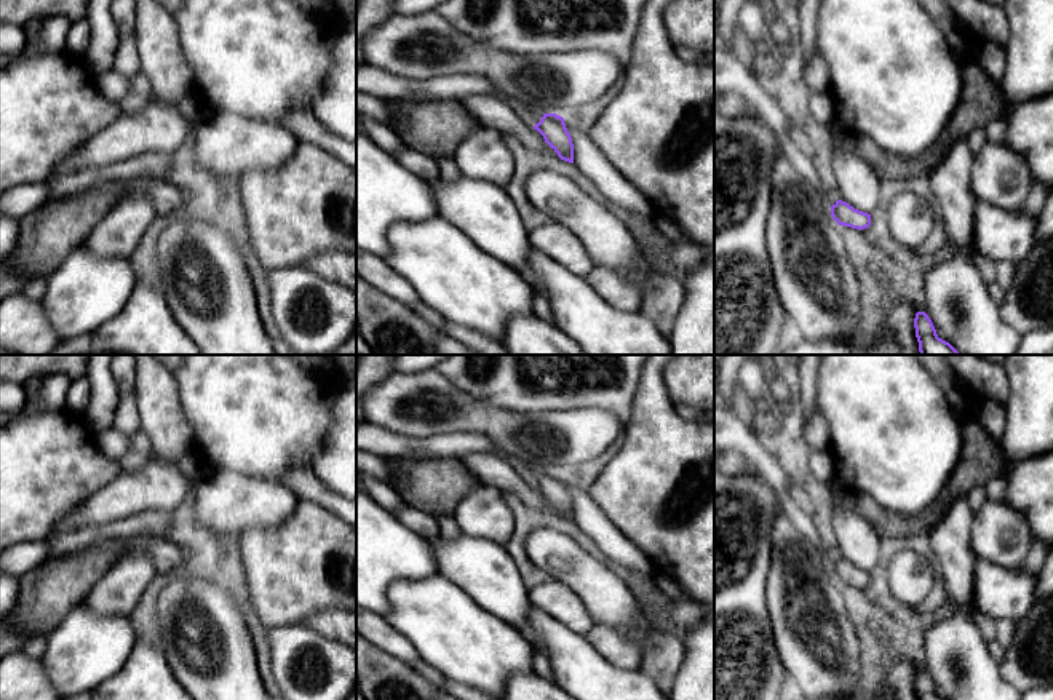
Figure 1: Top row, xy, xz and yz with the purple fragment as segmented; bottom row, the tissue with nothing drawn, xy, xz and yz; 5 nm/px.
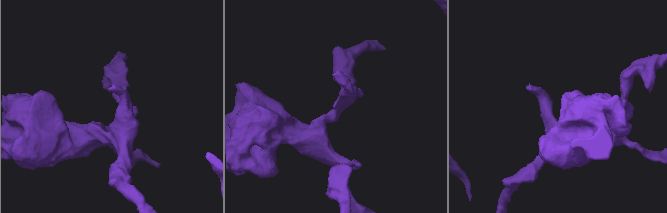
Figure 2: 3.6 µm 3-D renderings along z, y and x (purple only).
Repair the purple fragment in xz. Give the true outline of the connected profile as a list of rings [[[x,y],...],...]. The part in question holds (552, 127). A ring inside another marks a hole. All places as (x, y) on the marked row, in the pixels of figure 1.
[[[363,64],[356,67],[356,91],[372,94],[383,101],[396,99],[412,102],[462,102],[470,96],[491,94],[507,101],[526,125],[543,136],[545,142],[561,160],[574,163],[574,144],[562,117],[532,110],[500,93],[487,78],[479,75],[454,74],[447,77],[431,77],[428,80],[409,80]]]

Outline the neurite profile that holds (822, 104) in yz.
[[[812,93],[809,99],[810,113],[821,123],[828,125],[832,120],[834,101],[831,94]]]

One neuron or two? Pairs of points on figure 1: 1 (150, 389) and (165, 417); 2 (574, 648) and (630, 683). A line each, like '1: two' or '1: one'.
1: one
2: one

